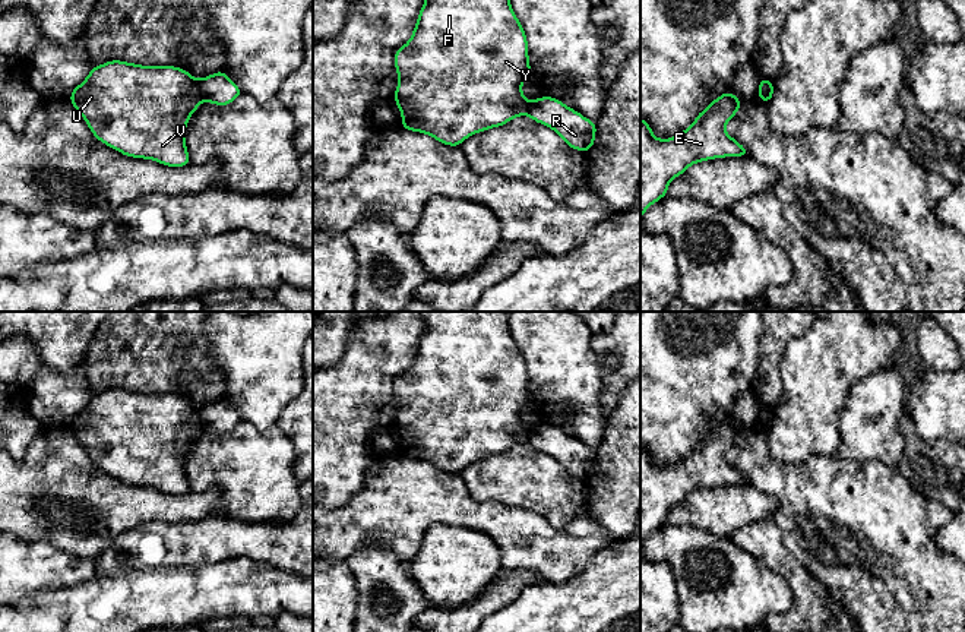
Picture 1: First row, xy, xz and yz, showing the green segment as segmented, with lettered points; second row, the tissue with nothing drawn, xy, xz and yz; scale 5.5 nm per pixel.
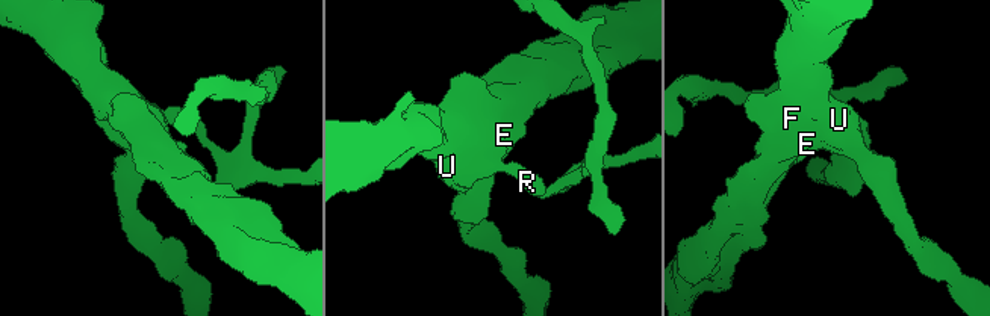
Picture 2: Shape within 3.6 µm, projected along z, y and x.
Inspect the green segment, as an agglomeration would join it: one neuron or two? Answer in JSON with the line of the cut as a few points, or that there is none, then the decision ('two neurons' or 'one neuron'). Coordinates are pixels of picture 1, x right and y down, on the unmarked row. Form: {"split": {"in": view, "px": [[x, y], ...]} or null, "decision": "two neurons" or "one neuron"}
{"split": {"in": "xy", "px": [[199, 408], [202, 427]]}, "decision": "two neurons"}

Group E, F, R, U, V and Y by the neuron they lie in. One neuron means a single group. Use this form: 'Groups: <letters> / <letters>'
Groups: E F U V Y / R

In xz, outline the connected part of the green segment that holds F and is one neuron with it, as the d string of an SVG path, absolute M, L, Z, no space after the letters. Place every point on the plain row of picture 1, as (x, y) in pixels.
M512 312L420 313L425 322L425 331L409 369L395 379L399 410L393 426L402 443L401 455L425 461L449 474L459 474L474 461L503 454L518 443L526 443L531 429L522 423L522 410L531 405L528 367L509 329Z

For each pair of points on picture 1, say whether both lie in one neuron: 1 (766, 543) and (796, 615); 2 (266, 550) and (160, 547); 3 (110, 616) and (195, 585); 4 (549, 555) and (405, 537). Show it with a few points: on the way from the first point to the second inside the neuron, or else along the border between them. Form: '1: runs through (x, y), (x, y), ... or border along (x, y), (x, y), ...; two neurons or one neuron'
1: runs through (780, 561), (800, 582), (800, 597); one neuron
2: runs through (239, 540), (183, 540); one neuron
3: runs through (130, 602), (174, 597); one neuron
4: runs through (513, 530), (487, 517), (440, 514); one neuron

